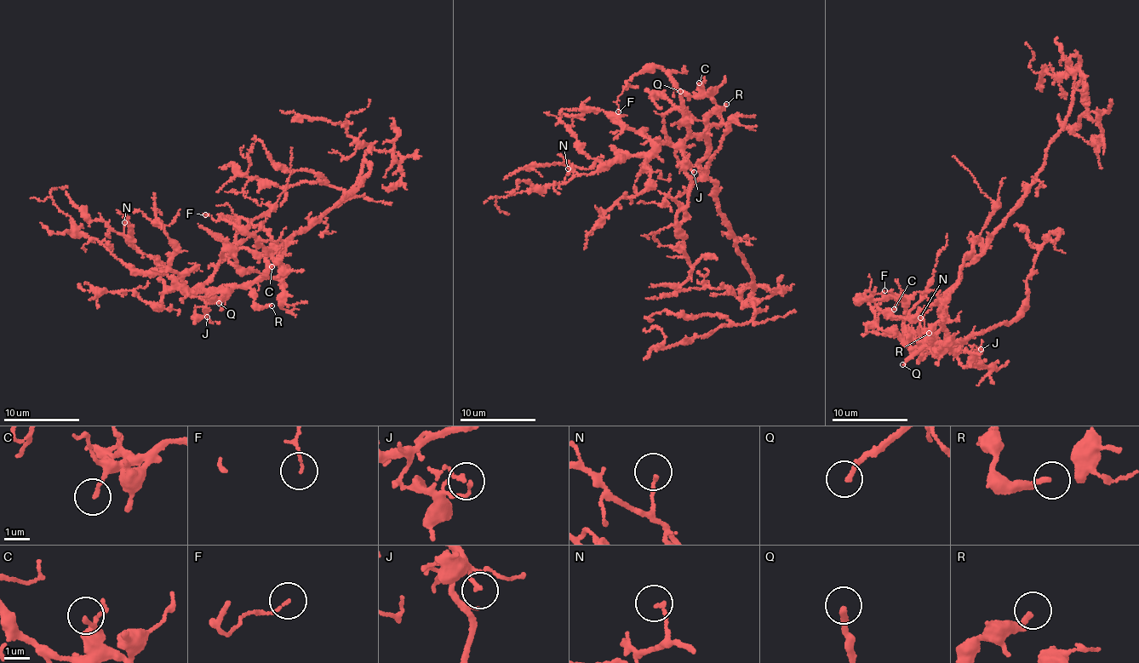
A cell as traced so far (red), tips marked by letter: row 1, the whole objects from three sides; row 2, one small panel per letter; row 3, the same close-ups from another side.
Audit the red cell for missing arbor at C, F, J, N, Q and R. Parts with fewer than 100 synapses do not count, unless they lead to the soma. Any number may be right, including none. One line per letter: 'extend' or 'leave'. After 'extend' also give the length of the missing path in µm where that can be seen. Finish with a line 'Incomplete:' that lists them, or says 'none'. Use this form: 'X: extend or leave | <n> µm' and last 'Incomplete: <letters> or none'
C: leave
F: leave
J: leave
N: leave
Q: extend | 70 µm
R: leave
Incomplete: Q

